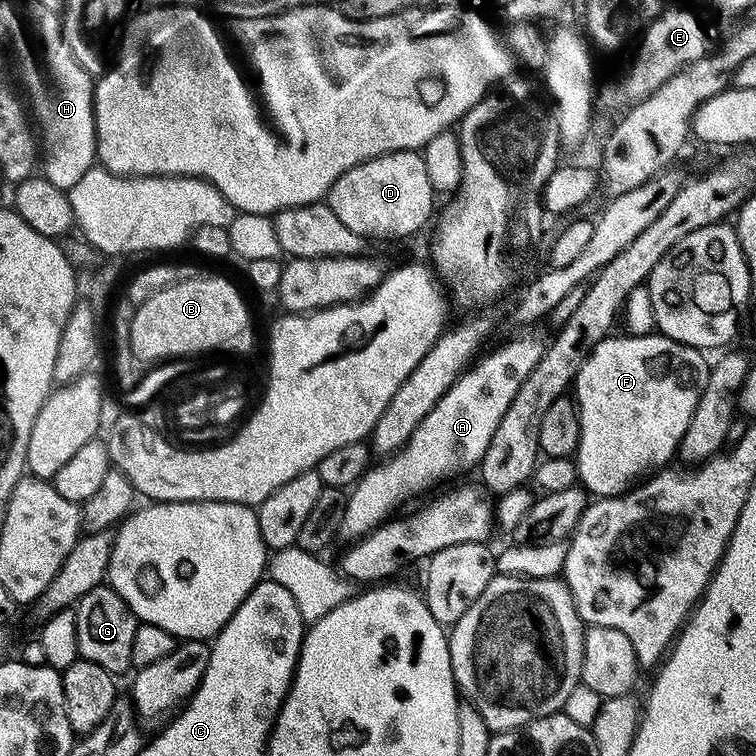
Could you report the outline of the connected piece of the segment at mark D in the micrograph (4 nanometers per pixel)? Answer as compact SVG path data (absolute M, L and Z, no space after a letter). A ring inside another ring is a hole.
M405 150L375 156L346 170L346 174L332 183L326 203L354 234L369 241L396 240L399 236L414 235L428 219L433 219L432 198L434 191L426 175L423 155L416 150Z

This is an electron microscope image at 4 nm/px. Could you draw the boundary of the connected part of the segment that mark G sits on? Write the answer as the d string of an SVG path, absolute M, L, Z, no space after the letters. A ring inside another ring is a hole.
M101 586L90 590L82 599L77 600L74 611L79 659L94 662L102 666L102 670L113 674L129 671L132 668L134 630L138 621L124 604L124 599L116 595L111 588Z

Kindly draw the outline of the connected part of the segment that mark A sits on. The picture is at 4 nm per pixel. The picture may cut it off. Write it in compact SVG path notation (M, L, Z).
M516 336L498 345L493 352L485 351L471 367L462 371L444 392L444 397L422 418L407 444L377 468L369 467L356 481L347 493L348 505L339 535L345 536L345 541L355 542L385 523L403 500L426 491L443 476L475 469L490 446L490 438L494 438L494 430L498 430L502 414L510 410L518 386L522 386L530 370L538 366L544 349L545 345L532 336Z

